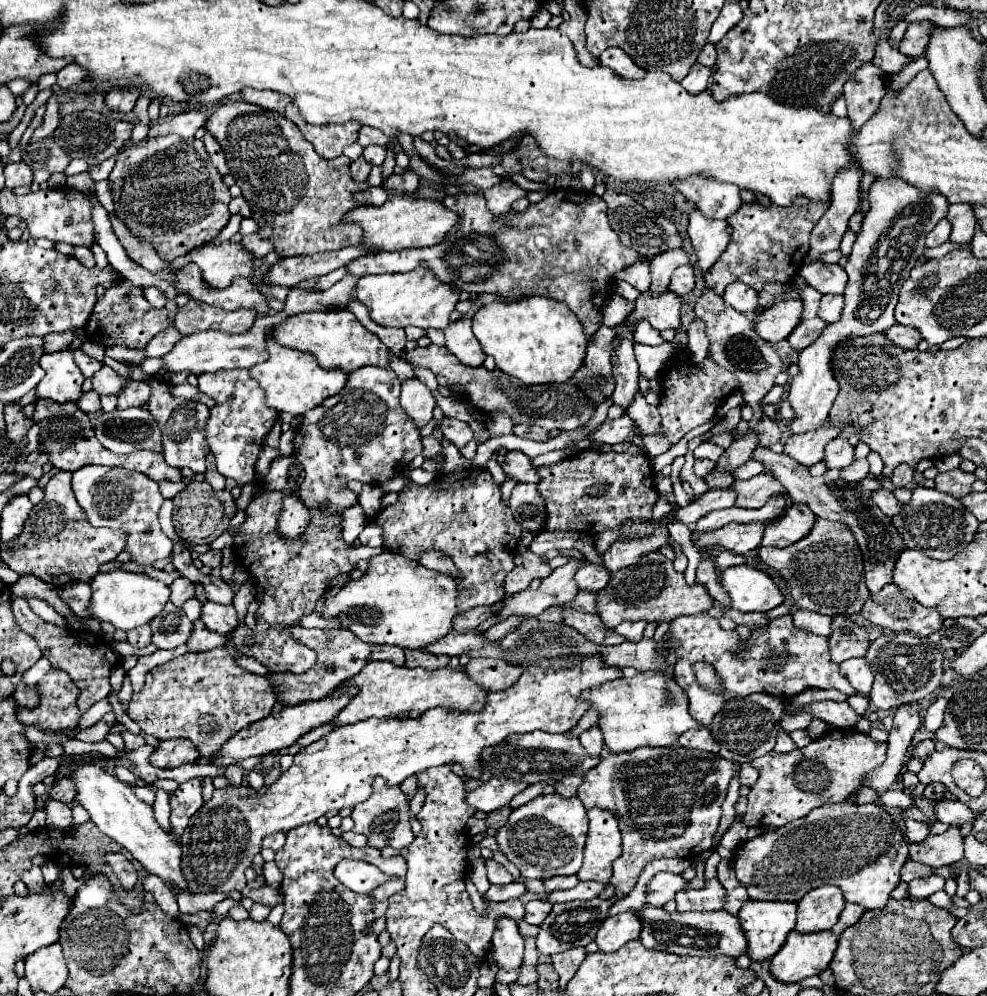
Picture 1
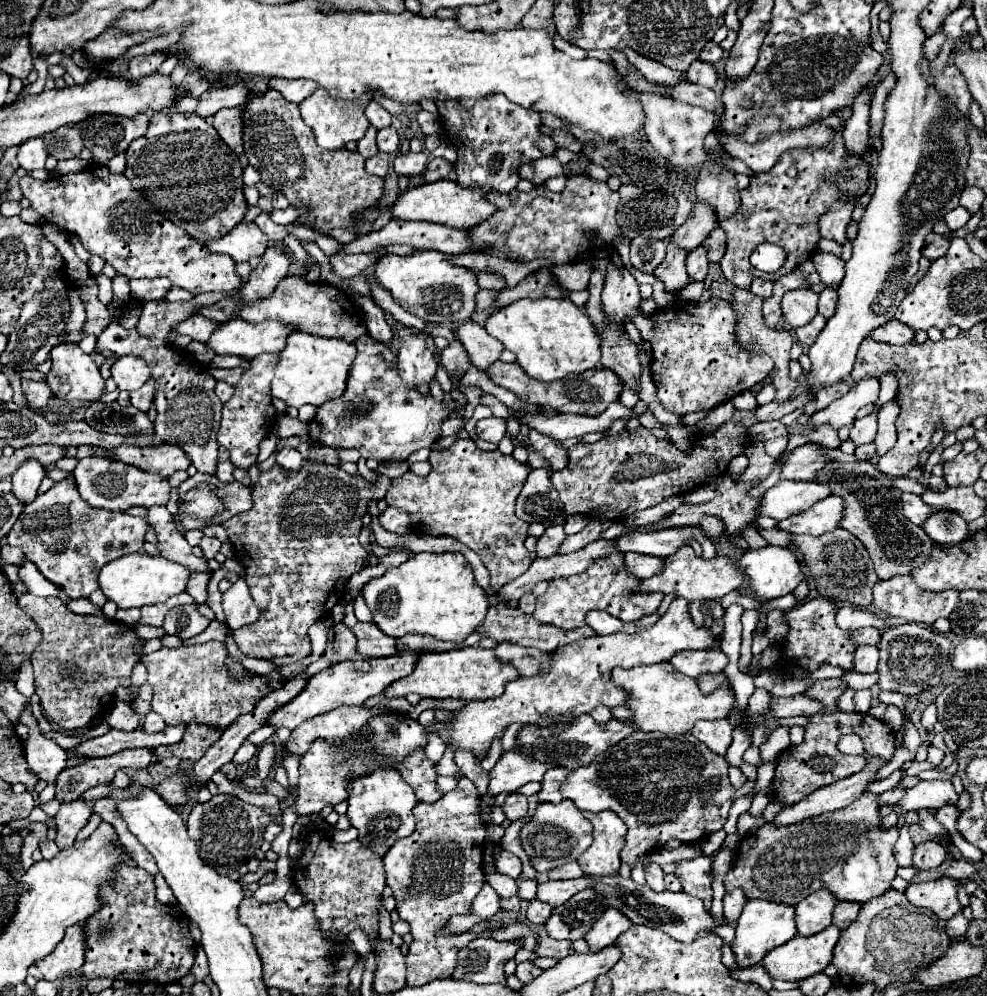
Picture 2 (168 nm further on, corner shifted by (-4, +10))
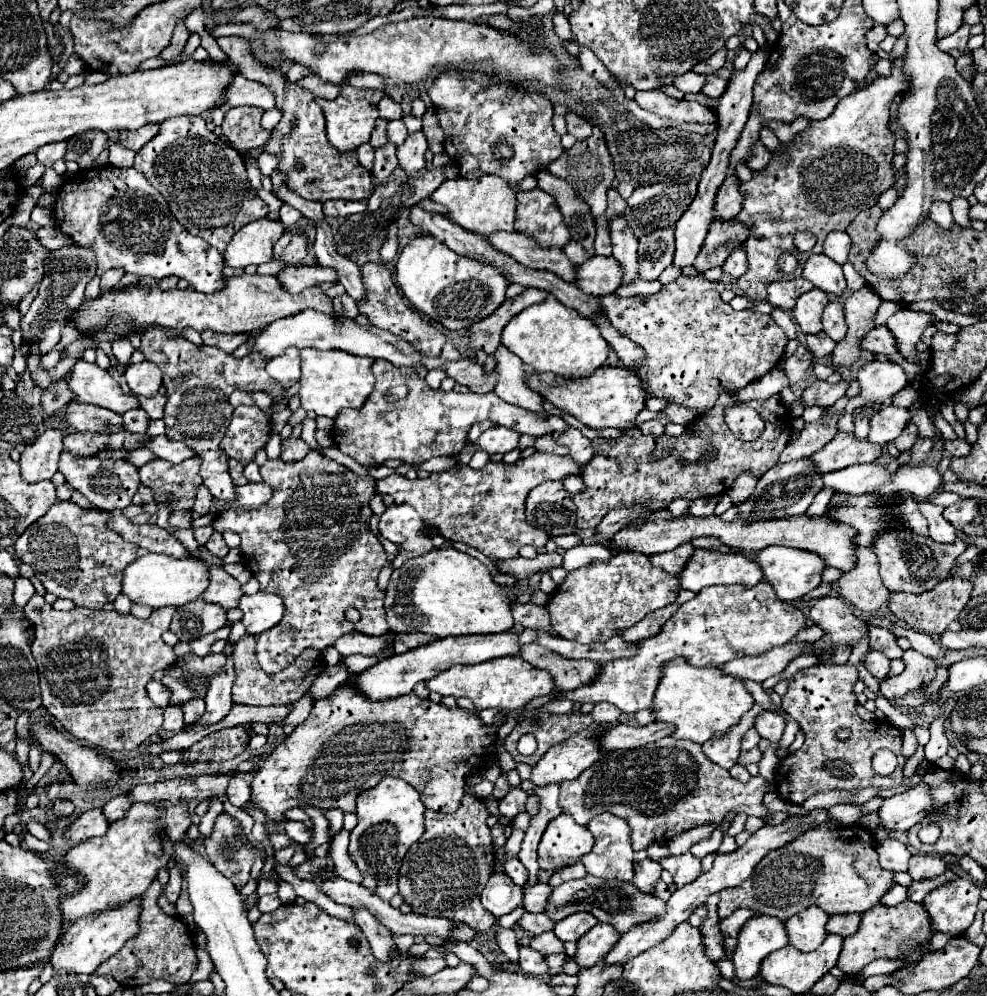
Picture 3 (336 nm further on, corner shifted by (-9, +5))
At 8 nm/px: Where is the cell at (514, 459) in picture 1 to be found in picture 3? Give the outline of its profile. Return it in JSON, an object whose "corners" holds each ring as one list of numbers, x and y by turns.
{"corners":[[567,428,565,432,555,432,553,434,557,442,565,444,569,448,569,454,573,456,573,460,577,460,579,464,587,464,593,458,593,446,591,440,585,438,581,434,581,430,577,428]]}

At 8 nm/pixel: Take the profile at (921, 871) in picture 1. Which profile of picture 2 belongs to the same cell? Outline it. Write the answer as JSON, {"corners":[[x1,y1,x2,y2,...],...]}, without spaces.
{"corners":[[902,827,900,839,898,839,896,847,894,847,894,857,896,857,898,865,902,865,902,867,912,865,912,851,914,851,914,843,912,843,912,839,908,835,908,827]]}

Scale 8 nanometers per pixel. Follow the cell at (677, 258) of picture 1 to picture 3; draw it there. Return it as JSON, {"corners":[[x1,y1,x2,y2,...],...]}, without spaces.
{"corners":[[727,176,723,186,717,192,717,200,715,200,715,216,729,220,733,216,737,216,741,212,743,204,743,196,739,190,739,178,737,176]]}

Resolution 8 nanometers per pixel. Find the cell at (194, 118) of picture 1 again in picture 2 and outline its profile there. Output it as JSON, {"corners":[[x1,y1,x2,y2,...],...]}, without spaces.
{"corners":[[234,85,234,87,212,87,208,91,204,91,198,97,198,107,196,107,196,115,212,117,216,111,224,109,224,107,238,107,244,103,246,95,248,95,248,87,246,85]]}

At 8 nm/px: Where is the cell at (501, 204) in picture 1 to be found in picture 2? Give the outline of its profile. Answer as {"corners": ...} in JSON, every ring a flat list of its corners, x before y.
{"corners":[[494,95,490,99,478,101,472,111,464,111,456,105,456,101,440,99,436,101,440,123,444,127,446,141,456,147,458,159,454,163,458,185,472,189,496,189,500,193,508,193,516,189,518,173,516,167,520,163,542,157,542,153,554,153,554,141,548,135,538,131,540,115,536,111,528,111,504,95]]}

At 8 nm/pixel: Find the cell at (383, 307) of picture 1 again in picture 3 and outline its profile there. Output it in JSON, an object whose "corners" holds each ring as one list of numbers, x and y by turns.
{"corners":[[433,236,413,238,399,254,395,268,397,286,403,290,405,298,423,314,431,316,449,330,469,328,471,324,493,314,503,302,509,282,493,264,469,260,467,256,457,256,451,248,445,248]]}

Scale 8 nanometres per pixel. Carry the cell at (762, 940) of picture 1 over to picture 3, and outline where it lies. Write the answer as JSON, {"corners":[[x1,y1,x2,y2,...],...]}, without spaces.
{"corners":[[753,916,745,922,737,936,739,944,731,956,735,976,751,980,759,974,759,964,771,952,787,946,787,934,781,920,773,916]]}

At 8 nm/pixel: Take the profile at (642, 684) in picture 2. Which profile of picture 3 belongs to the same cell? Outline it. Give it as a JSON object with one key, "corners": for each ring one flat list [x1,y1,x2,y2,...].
{"corners":[[671,660,665,666,661,684,653,698,657,720,675,724,677,730,673,736,687,738,697,744,705,744,711,738,721,738,723,732,729,732,729,728,735,726,753,704,755,700,741,678,725,674,719,666,695,668,687,660]]}

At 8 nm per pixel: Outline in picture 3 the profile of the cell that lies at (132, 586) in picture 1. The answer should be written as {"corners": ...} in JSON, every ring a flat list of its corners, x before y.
{"corners":[[145,554,141,558,137,558,133,564,129,564,123,572,123,594,127,594,131,598,131,602,137,604,147,604,151,608,161,608,161,606,183,606,191,600,197,600,209,586,209,566,193,556,185,556,185,558,173,558,173,556,165,556,165,554]]}

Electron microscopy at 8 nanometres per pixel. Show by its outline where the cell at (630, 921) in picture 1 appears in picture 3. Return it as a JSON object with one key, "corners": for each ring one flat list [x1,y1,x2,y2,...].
{"corners":[[597,924,587,934,577,940,577,954,573,956,579,968,589,968,597,964,619,940,619,934,609,924]]}

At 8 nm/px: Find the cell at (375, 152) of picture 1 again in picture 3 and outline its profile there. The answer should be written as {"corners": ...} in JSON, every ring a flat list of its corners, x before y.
{"corners":[[403,120,389,122,389,126,387,126,387,138,389,138,389,142,399,146,405,140,405,136,407,136,407,128,405,128]]}

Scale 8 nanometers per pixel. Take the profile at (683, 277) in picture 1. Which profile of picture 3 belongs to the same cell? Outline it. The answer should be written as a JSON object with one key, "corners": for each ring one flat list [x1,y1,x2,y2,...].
{"corners":[[713,220,707,232,707,238,701,246,701,252,697,256,697,260,693,262,693,266,697,268,697,272,705,272,713,266,723,266,725,260,731,256,731,252,735,250,735,246,741,242,741,246,745,244,745,240,749,238,749,228,745,228,745,224,733,220]]}

